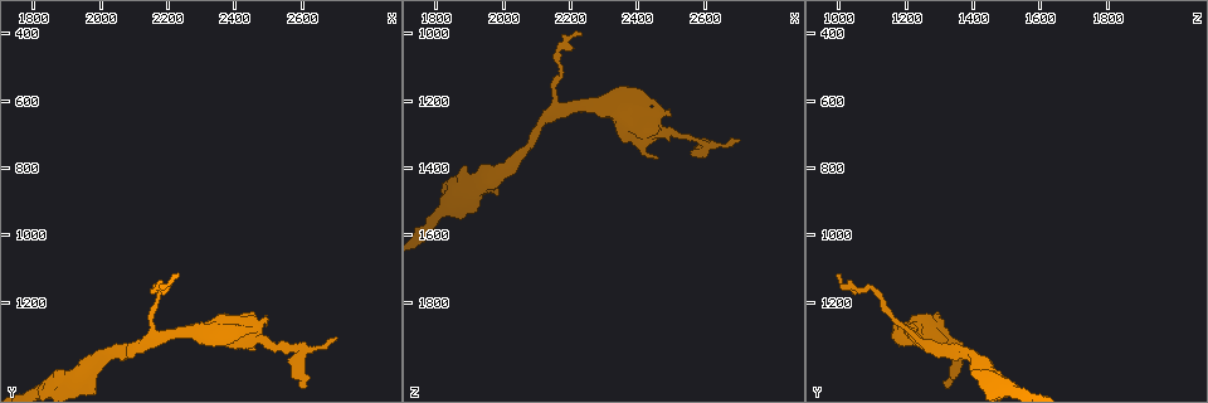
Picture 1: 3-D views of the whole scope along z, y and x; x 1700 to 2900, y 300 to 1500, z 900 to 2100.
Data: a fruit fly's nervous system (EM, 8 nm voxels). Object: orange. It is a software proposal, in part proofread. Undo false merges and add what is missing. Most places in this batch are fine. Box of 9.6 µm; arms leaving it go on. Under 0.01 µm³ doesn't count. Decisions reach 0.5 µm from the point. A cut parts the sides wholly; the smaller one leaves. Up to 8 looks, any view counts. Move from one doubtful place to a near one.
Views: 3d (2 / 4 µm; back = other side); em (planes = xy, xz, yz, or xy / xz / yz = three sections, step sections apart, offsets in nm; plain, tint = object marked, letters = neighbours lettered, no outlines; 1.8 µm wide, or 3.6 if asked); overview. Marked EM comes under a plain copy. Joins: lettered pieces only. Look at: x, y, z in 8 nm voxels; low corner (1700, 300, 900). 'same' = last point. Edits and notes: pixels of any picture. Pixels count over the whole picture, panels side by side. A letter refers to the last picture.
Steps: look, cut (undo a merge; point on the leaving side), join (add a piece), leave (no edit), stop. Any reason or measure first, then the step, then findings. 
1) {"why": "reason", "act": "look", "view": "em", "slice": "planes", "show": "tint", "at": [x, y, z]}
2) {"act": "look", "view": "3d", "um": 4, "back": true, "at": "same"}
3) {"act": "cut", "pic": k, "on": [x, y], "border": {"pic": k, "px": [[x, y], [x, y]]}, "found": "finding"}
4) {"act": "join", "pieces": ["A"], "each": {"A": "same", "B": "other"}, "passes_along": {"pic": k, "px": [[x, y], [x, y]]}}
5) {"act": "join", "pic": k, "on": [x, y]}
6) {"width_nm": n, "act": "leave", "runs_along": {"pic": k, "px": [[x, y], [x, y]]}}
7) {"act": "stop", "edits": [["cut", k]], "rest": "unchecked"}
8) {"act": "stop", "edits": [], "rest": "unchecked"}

{"why": "thin end", "act": "look", "view": "3d", "um": 4, "at": [2590, 1440, 1310]}

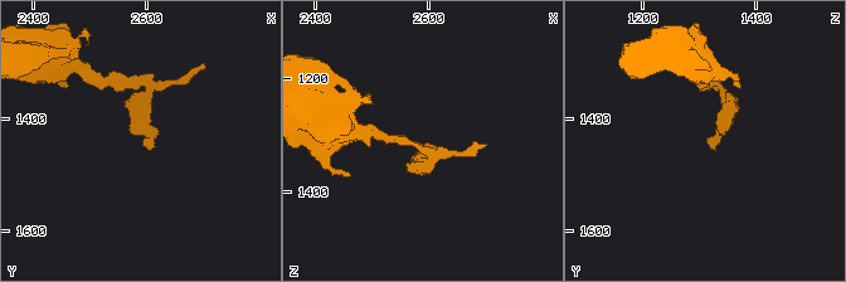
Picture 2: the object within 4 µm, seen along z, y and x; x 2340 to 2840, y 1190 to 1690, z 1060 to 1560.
{"why": "need the tissue", "act": "look", "view": "em", "slice": "planes", "show": "letters", "at": [2590, 1445, 1315]}

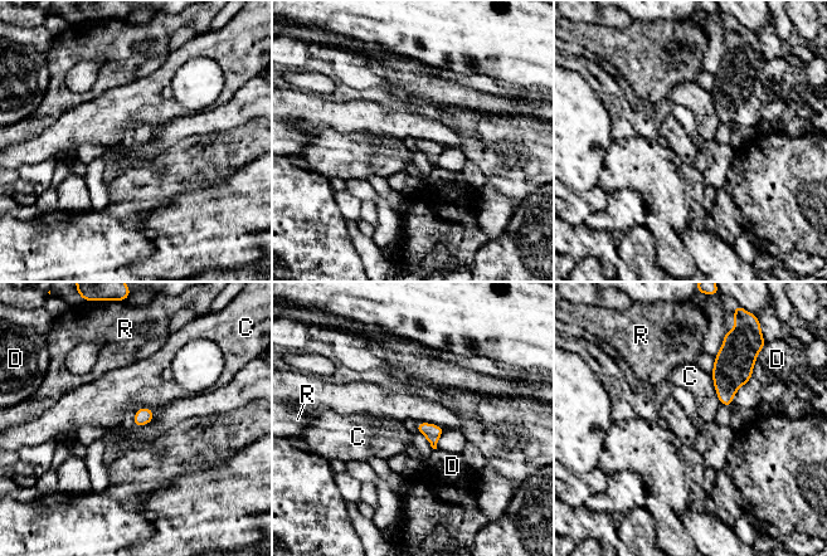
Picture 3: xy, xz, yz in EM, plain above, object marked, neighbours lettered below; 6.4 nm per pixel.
{"longest_contact_nm": ["C", 220], "act": "leave", "each": {"C": "other", "D": "other", "R": "other"}, "found": "none of them fits"}

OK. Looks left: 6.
{"why": "long arm stops here", "act": "look", "view": "em", "slice": "planes", "show": "letters", "at": [2230, 1120, 1010]}

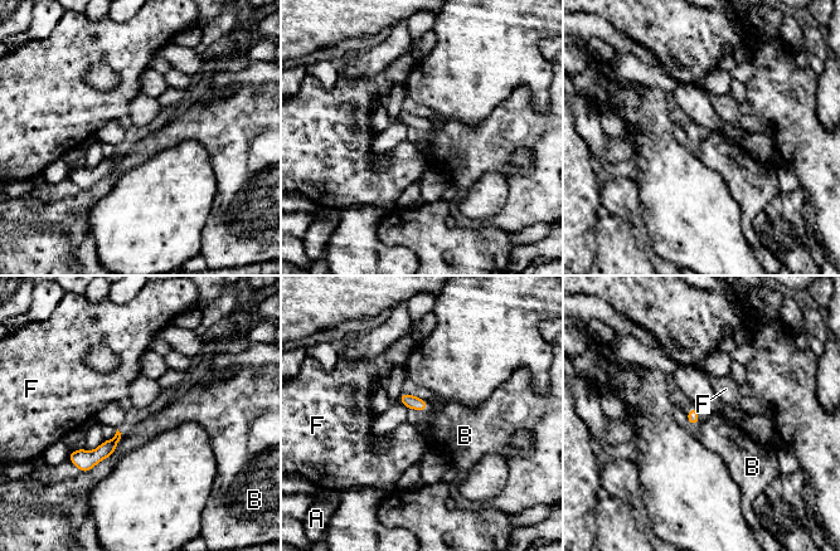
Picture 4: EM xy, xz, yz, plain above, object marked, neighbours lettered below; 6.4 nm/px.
{"act": "leave", "each": {"A": "other", "B": "other", "F": "other"}, "border": {"pic": 4, "px": [[122, 433], [115, 450]]}, "found": "none of them fits"}

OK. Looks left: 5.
{"why": "calibre changes", "act": "look", "view": "3d", "um": 2, "at": [1960, 1400, 1430]}

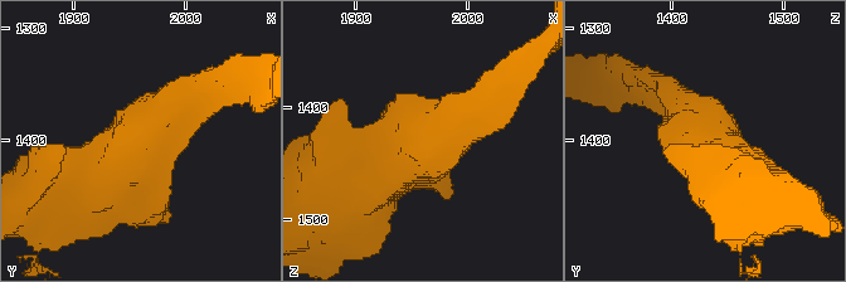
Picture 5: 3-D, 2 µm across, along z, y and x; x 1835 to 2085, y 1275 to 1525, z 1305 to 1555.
{"arm_widths_nm": [200, 500], "why": "now the EM", "act": "look", "view": "em", "slice": "xy", "step": 4, "show": "tint", "at": [1962, 1400, 1438]}

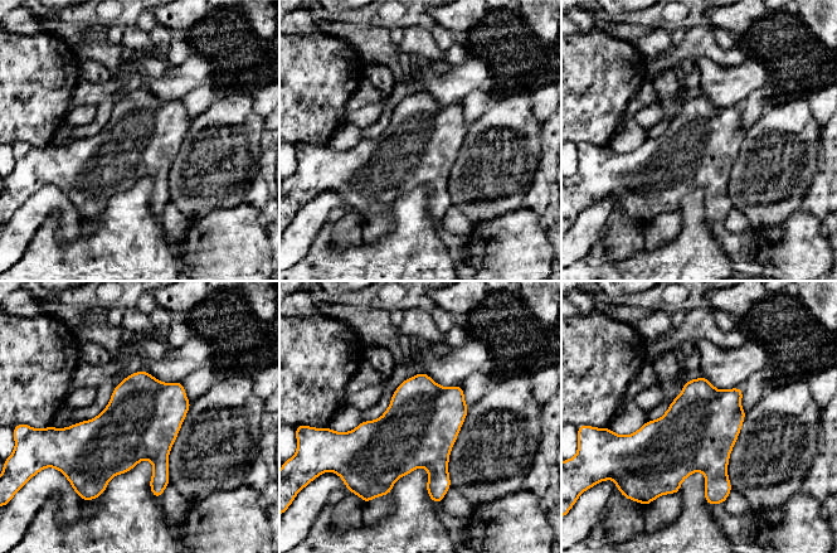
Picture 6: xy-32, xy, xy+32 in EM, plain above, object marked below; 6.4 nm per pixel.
{"act": "look", "view": "em", "slice": "planes", "show": "letters", "at": "same"}

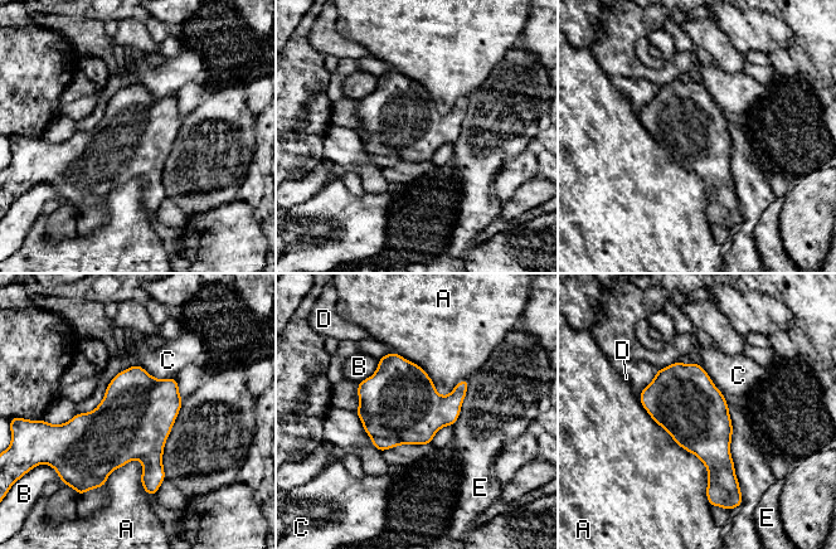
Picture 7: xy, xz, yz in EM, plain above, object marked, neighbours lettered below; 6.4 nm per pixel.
{"act": "leave", "each": {"A": "other", "B": "other", "C": "other", "D": "other", "E": "other"}, "border": {"pic": 7, "px": [[638, 397], [704, 465], [709, 501]]}, "found": "continuous, no second cell"}

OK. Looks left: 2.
{"act": "stop", "edits": [], "rest": "unchecked"}

